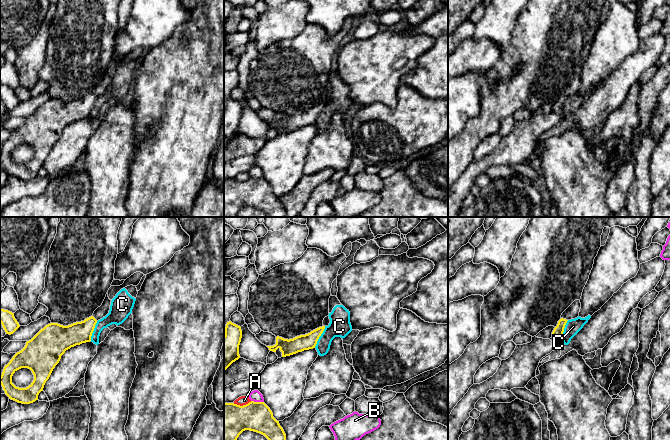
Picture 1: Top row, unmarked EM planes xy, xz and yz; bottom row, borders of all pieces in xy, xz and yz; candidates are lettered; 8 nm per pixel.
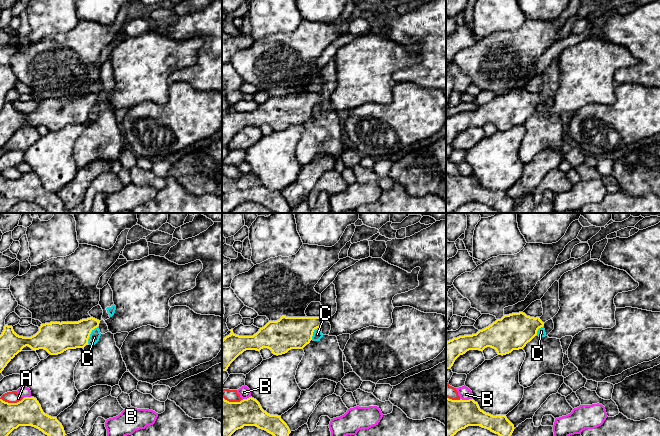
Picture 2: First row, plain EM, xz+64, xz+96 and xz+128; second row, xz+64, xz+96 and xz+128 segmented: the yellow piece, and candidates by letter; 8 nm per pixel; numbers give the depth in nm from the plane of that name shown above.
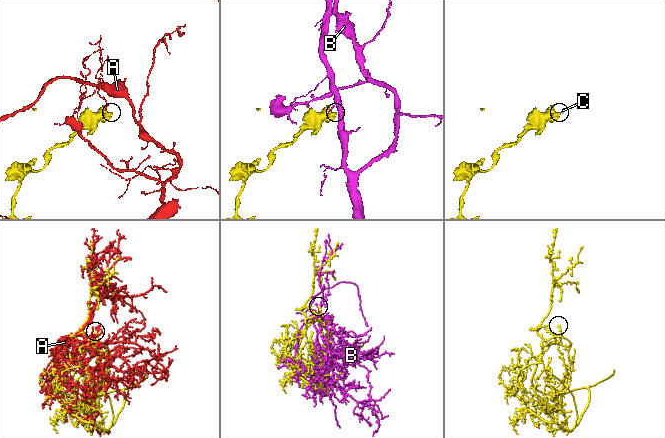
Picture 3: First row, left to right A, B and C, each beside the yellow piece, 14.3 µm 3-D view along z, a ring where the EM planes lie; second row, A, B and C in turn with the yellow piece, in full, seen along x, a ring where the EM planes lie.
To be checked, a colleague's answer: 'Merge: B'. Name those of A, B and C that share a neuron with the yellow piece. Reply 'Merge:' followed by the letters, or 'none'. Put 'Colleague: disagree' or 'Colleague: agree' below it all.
Merge: none
Colleague: disagree

